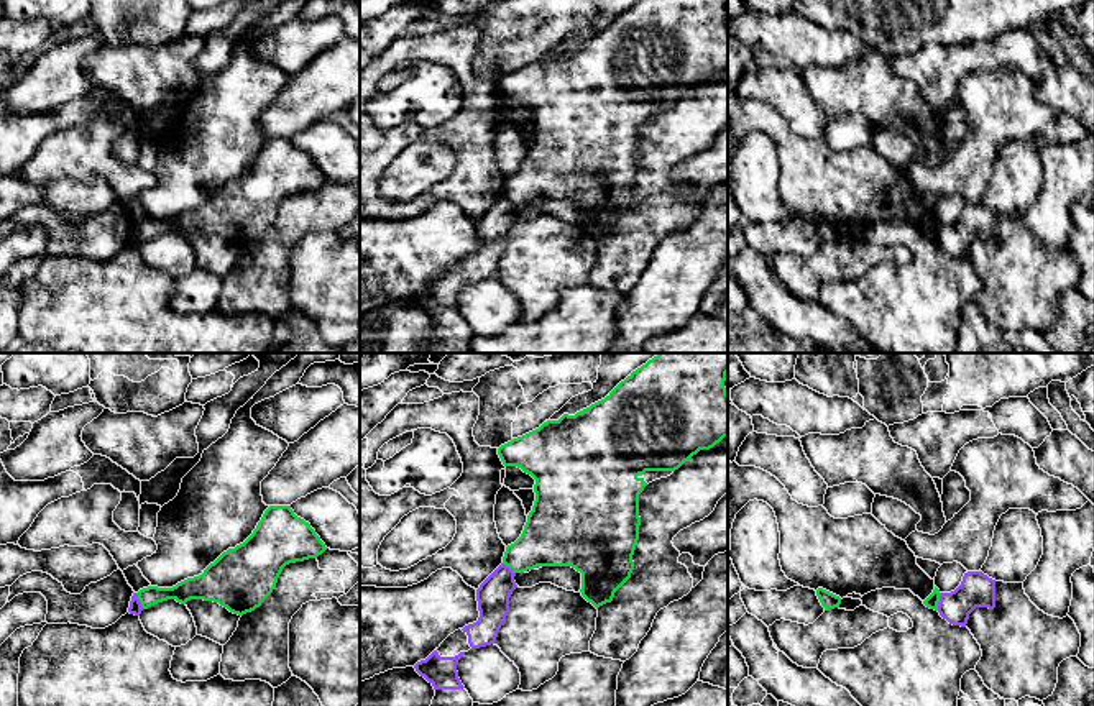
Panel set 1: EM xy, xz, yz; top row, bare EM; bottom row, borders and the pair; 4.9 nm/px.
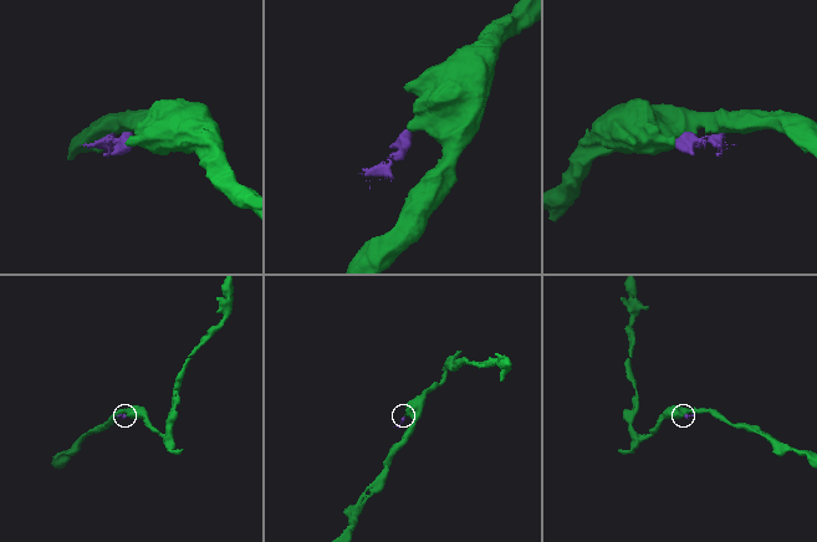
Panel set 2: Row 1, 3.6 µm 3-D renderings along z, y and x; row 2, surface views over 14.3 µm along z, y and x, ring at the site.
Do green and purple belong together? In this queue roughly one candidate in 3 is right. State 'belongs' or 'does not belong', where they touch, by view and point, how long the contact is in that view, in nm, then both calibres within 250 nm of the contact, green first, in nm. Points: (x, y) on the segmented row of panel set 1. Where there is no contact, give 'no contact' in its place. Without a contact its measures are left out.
does not belong | yz (938, 601) | 90 nm | 70/170 nm

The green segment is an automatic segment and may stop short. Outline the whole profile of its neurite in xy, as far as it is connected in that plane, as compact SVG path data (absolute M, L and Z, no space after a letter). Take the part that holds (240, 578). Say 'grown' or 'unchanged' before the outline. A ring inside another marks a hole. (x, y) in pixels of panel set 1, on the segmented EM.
unchanged; M269 506L253 534L223 552L202 575L172 588L148 586L136 594L143 609L168 599L181 604L204 599L243 616L273 593L286 565L317 558L325 550L310 524L297 517L291 506Z

